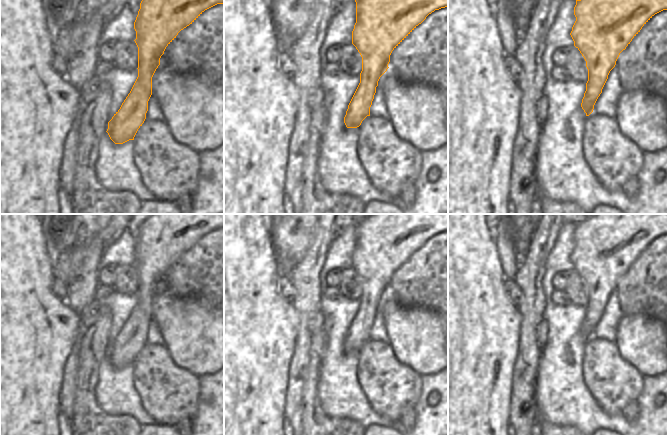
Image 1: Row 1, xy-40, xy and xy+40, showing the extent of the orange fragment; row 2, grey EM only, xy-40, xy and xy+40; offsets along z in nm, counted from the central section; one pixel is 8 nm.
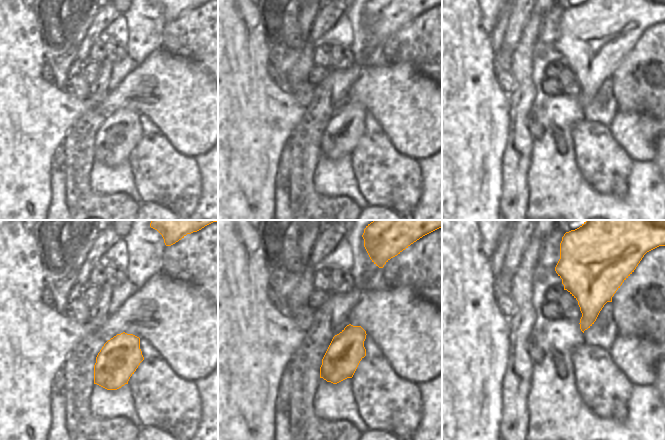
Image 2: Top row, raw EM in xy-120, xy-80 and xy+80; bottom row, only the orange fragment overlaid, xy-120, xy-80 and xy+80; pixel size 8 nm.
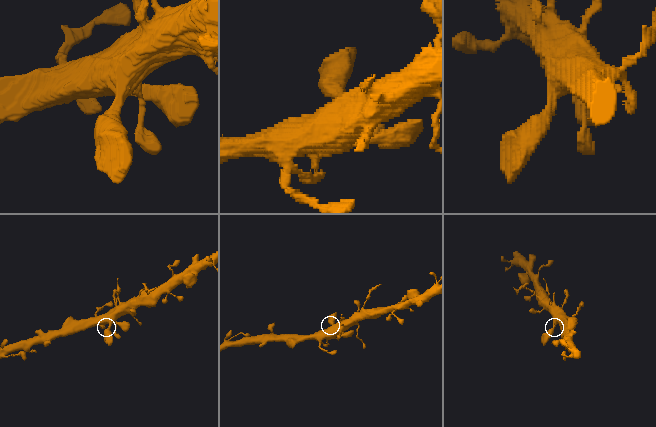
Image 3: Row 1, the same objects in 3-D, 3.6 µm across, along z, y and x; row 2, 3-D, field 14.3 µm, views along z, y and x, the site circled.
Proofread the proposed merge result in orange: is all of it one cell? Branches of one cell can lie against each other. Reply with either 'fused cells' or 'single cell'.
single cell

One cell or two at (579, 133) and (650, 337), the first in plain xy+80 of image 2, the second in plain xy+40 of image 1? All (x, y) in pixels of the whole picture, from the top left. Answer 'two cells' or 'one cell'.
two cells

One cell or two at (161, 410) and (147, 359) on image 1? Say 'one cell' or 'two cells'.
one cell

